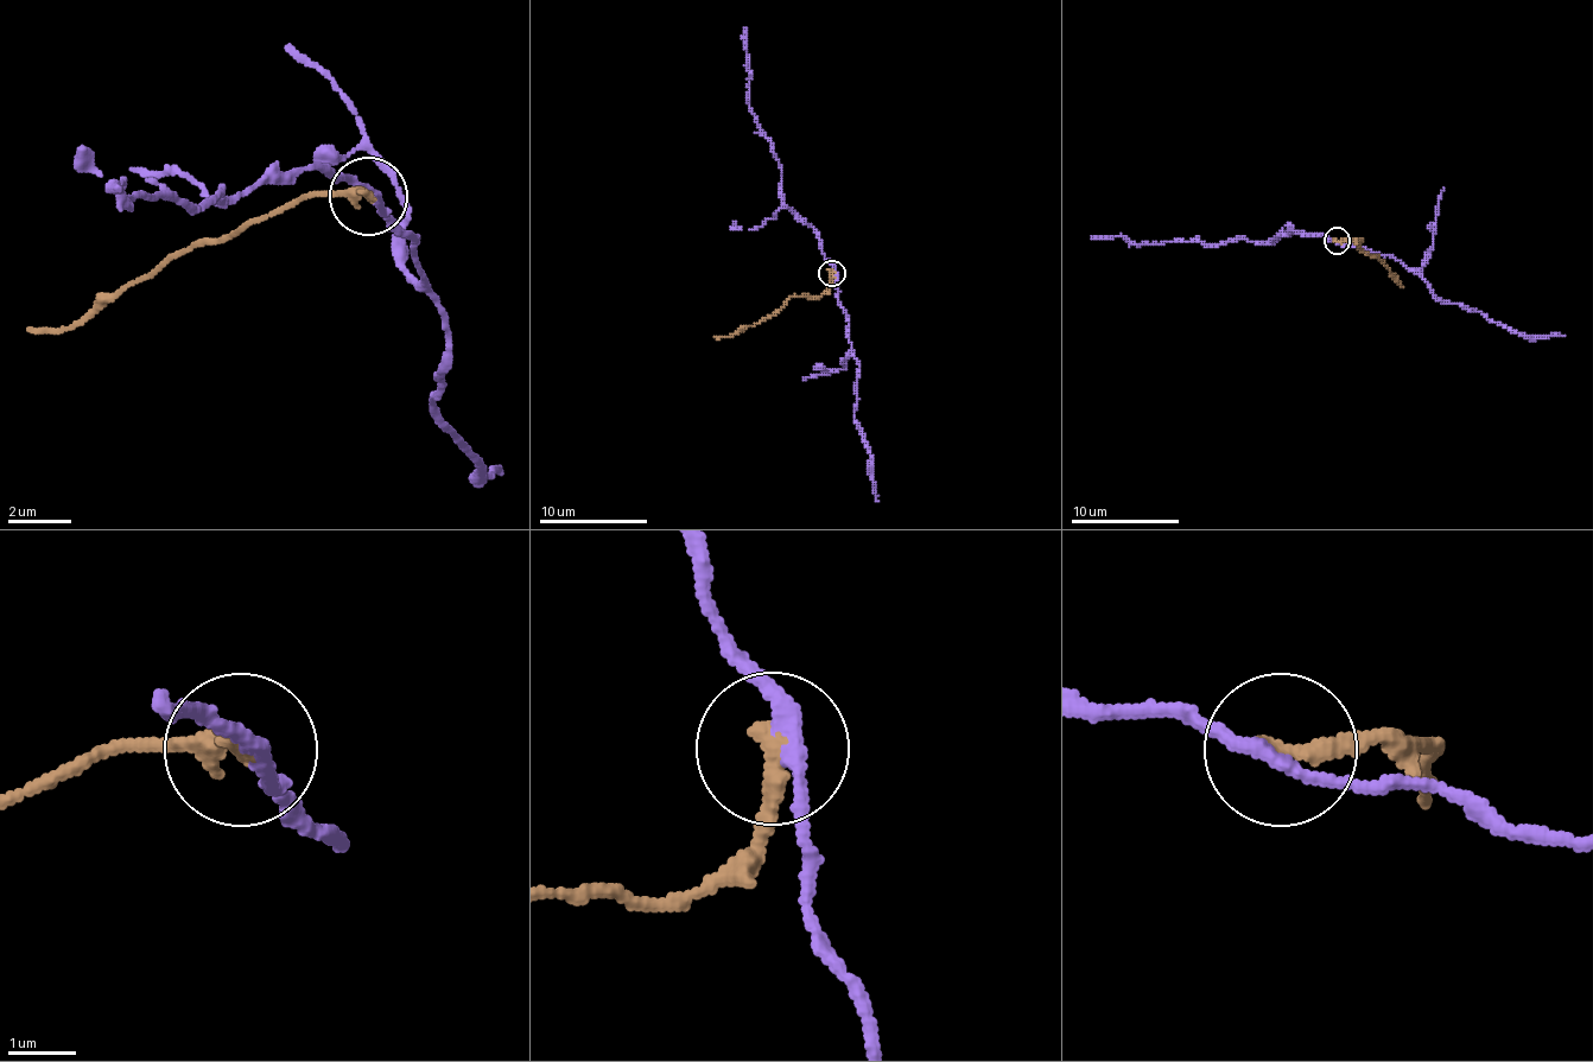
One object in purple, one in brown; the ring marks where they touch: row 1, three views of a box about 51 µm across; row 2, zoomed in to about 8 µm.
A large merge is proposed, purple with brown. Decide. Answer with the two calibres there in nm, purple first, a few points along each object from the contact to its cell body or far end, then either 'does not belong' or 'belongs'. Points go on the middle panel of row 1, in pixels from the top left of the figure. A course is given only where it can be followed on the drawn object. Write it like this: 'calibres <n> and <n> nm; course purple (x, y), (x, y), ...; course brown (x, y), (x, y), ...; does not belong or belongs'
calibres 220 and 280 nm; course purple (832, 272), (813, 229), (784, 202), (781, 165), (773, 144), (749, 106), (743, 27); course brown (832, 272), (832, 283), (819, 297), (792, 297), (779, 310), (730, 337), (714, 337); does not belong

